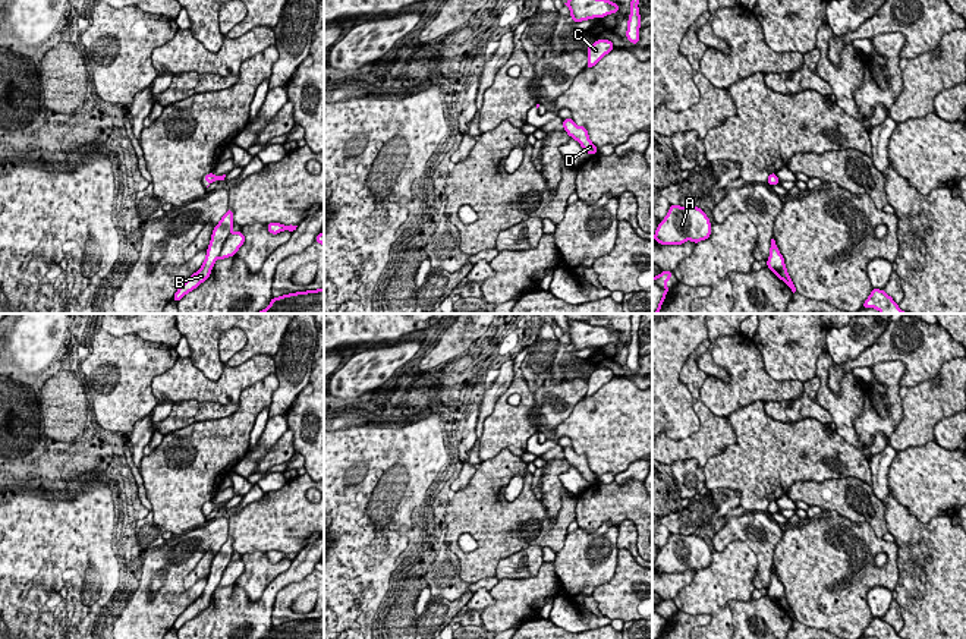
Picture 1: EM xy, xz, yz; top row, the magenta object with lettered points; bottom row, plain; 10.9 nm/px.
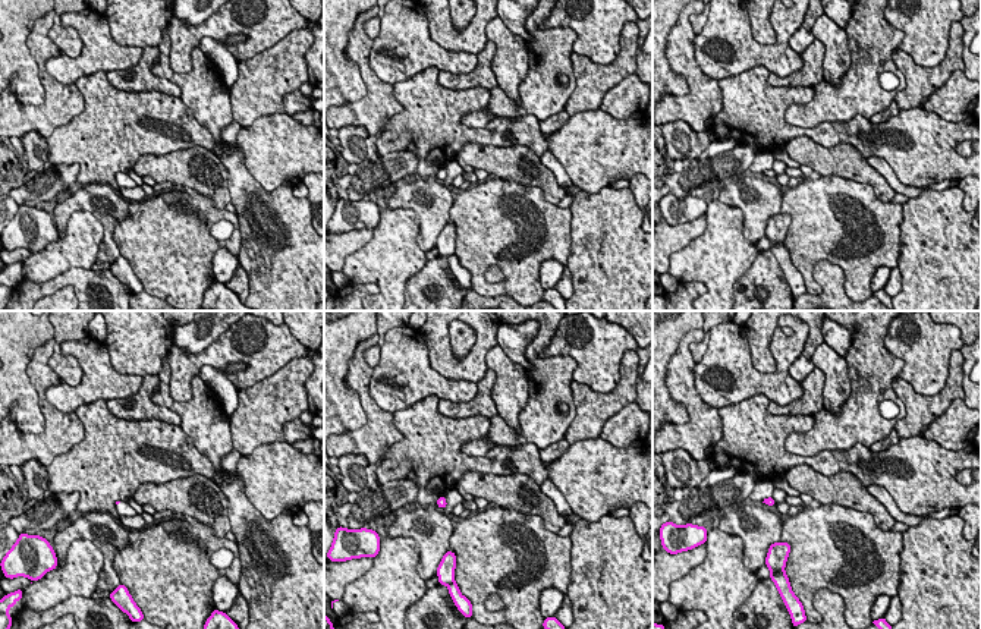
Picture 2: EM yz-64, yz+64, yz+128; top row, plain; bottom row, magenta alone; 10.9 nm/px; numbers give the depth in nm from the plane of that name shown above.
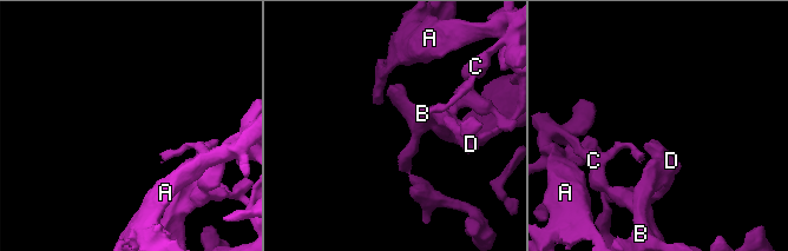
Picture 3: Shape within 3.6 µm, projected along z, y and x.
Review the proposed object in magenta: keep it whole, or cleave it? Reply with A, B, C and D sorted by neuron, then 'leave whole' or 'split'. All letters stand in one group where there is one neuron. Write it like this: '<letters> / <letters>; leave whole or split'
A B C D; leave whole

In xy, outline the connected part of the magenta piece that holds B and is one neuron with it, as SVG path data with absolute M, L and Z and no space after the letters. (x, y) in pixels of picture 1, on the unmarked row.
M229 536L213 558L202 595L177 617L173 629L179 630L186 621L204 611L210 605L217 586L224 588L236 583L237 577L245 570L245 564L242 560L233 561L233 553L233 538Z

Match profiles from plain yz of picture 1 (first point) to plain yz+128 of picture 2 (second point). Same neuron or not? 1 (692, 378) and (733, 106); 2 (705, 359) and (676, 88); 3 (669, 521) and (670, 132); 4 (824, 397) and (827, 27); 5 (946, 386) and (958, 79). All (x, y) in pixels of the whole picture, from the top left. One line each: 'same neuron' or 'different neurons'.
1: different neurons
2: same neuron
3: same neuron
4: same neuron
5: different neurons

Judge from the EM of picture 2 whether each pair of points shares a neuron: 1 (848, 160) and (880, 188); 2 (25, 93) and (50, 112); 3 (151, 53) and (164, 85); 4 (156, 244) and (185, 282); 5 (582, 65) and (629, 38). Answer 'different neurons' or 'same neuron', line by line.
1: same neuron
2: different neurons
3: same neuron
4: same neuron
5: same neuron

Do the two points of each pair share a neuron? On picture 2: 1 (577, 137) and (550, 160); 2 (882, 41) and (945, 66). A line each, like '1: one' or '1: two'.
1: two
2: two

